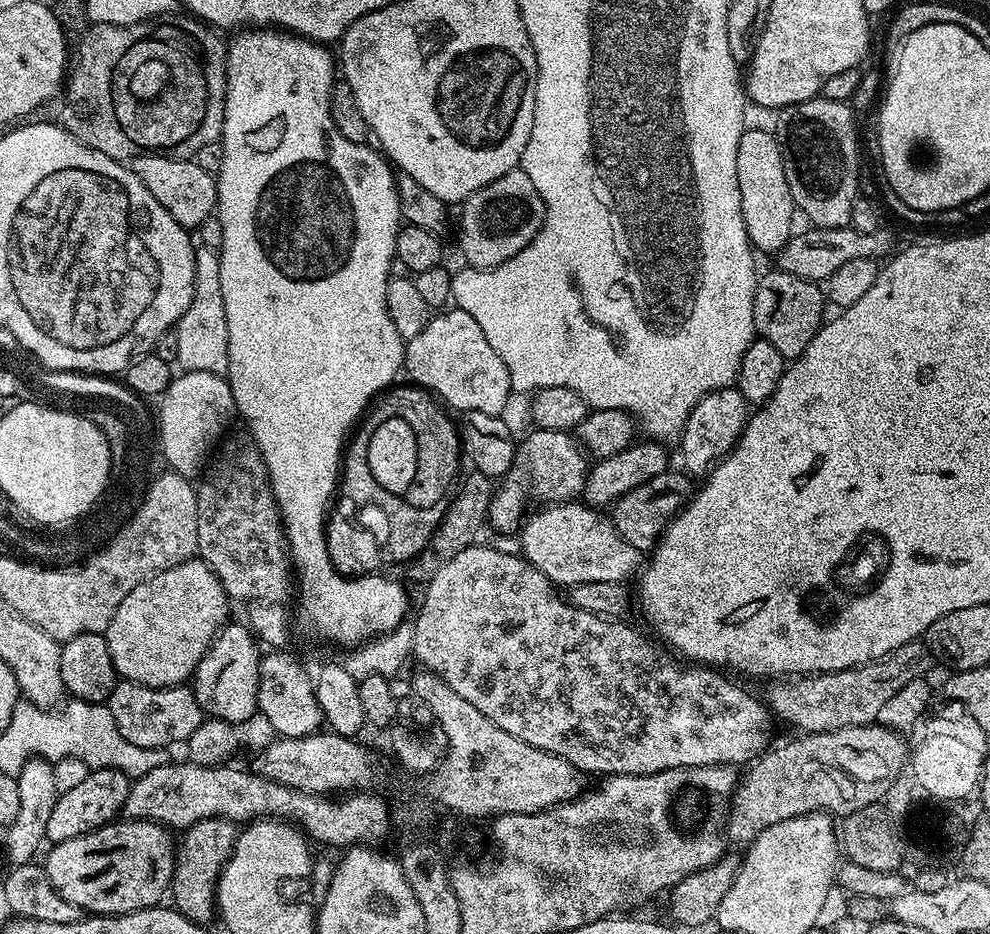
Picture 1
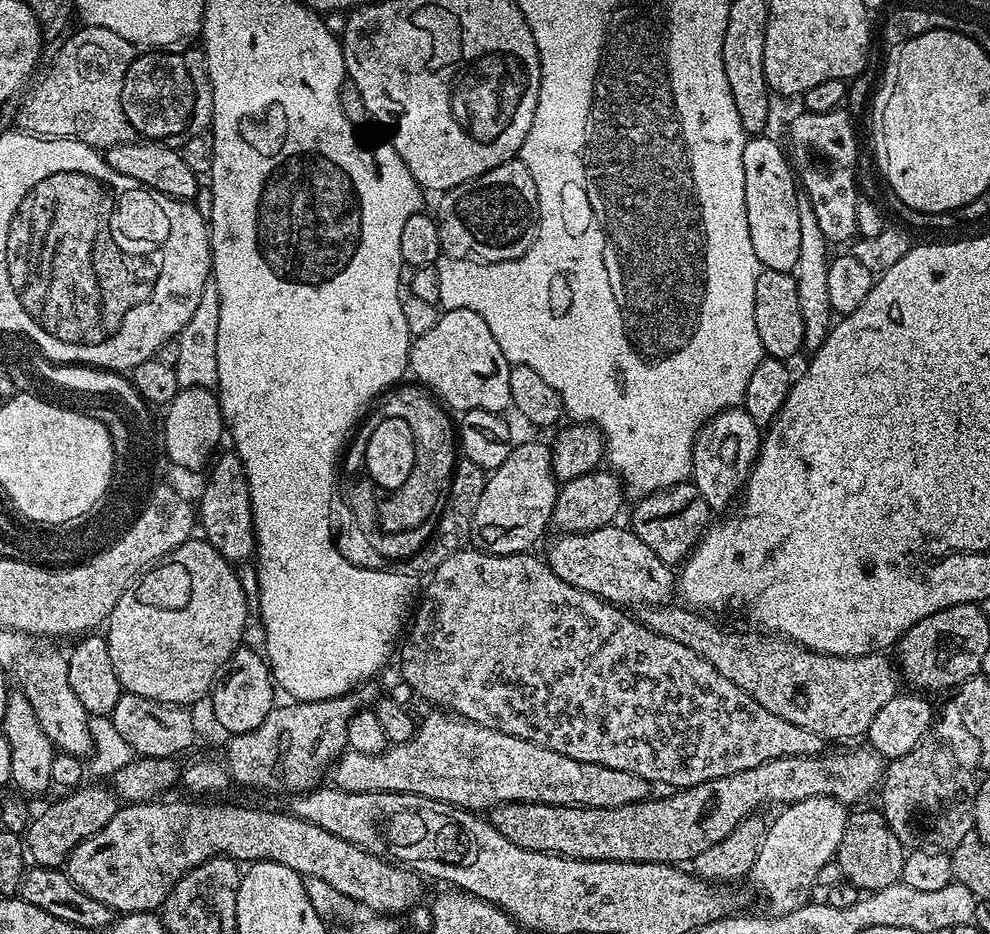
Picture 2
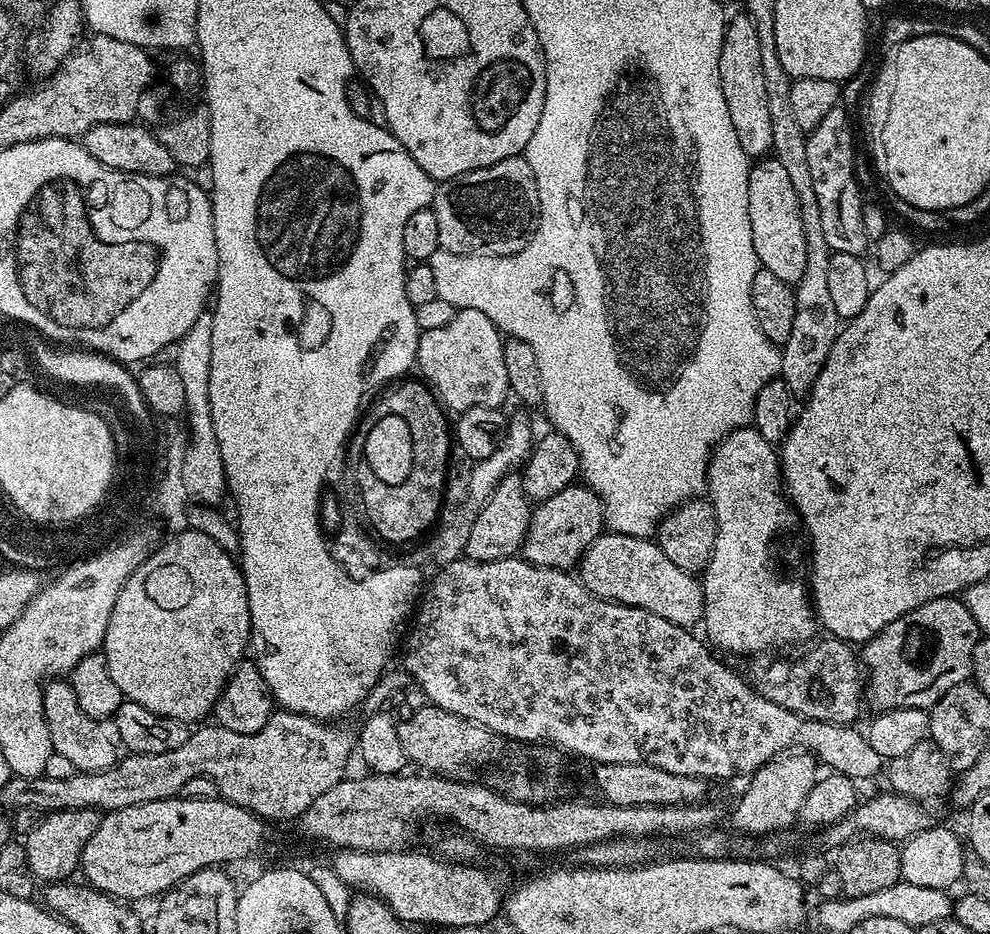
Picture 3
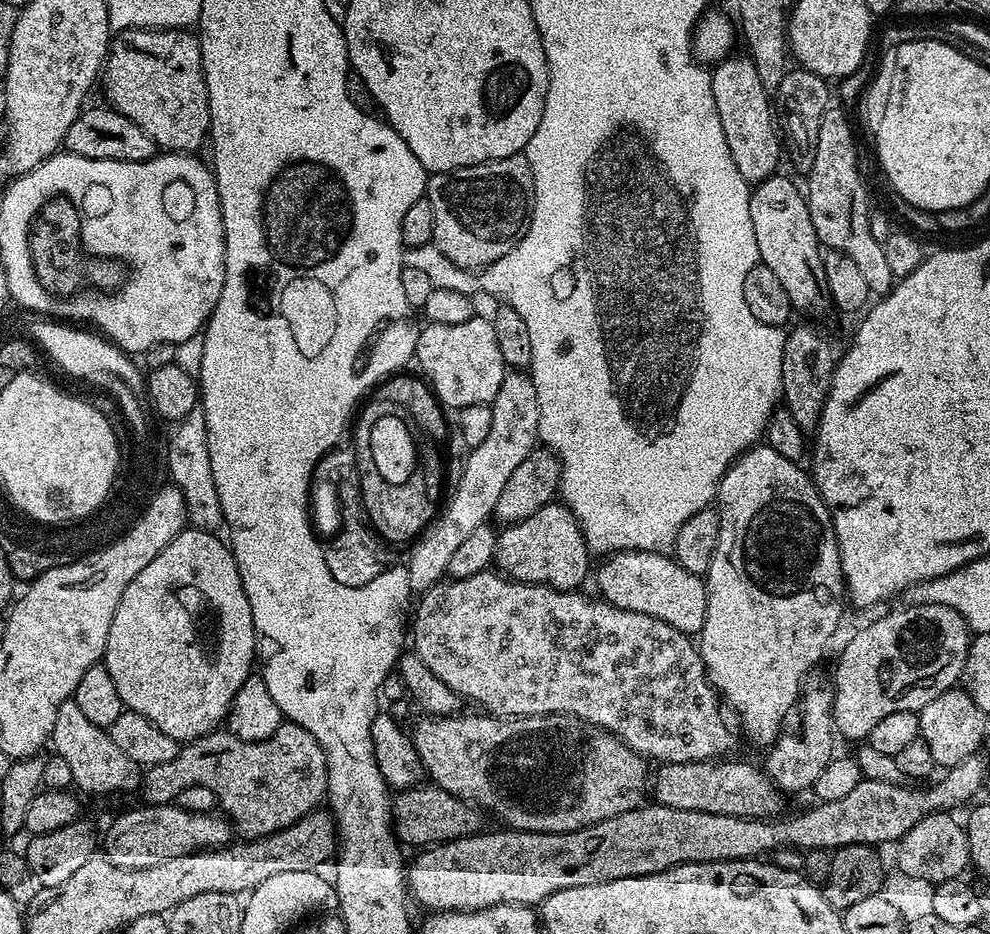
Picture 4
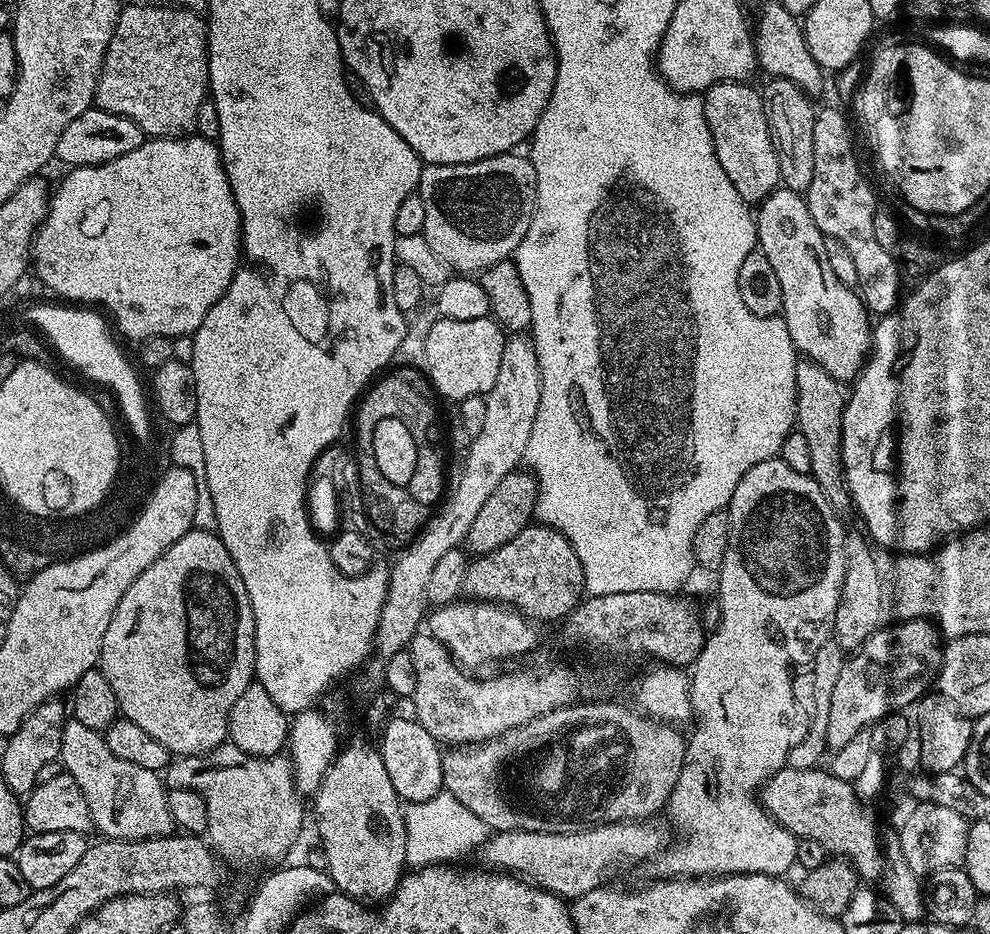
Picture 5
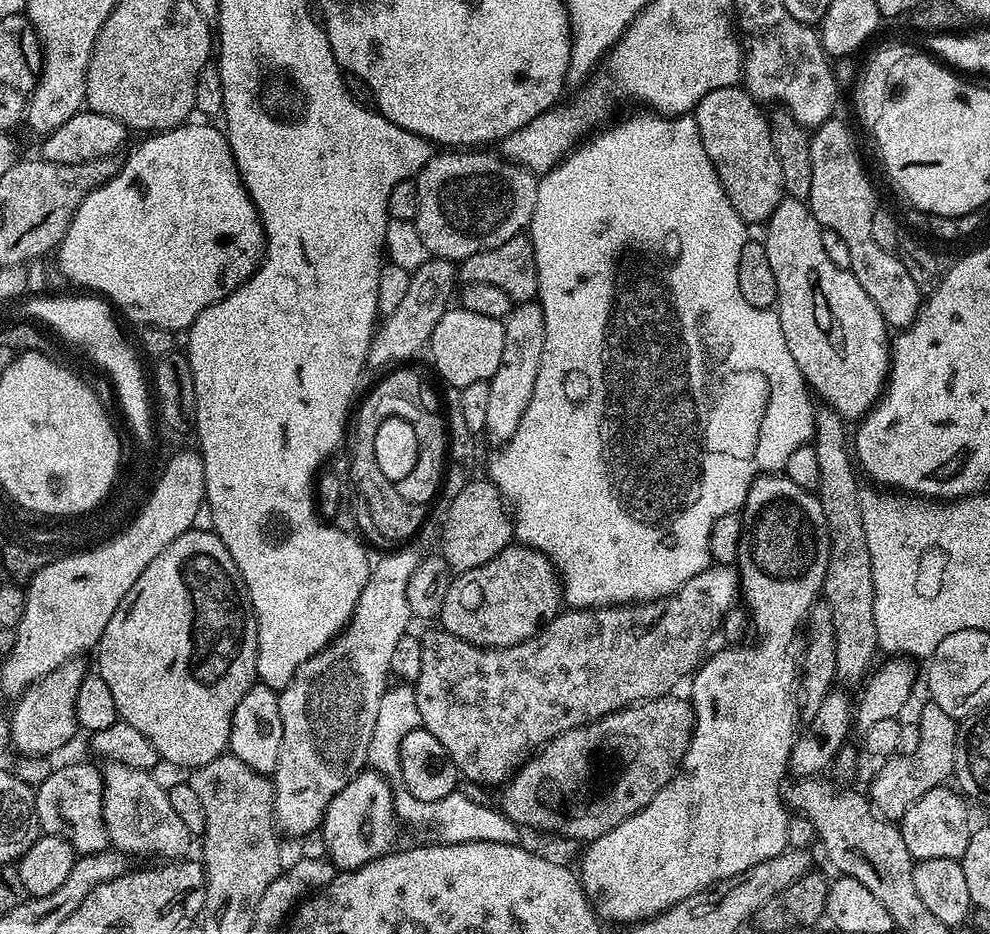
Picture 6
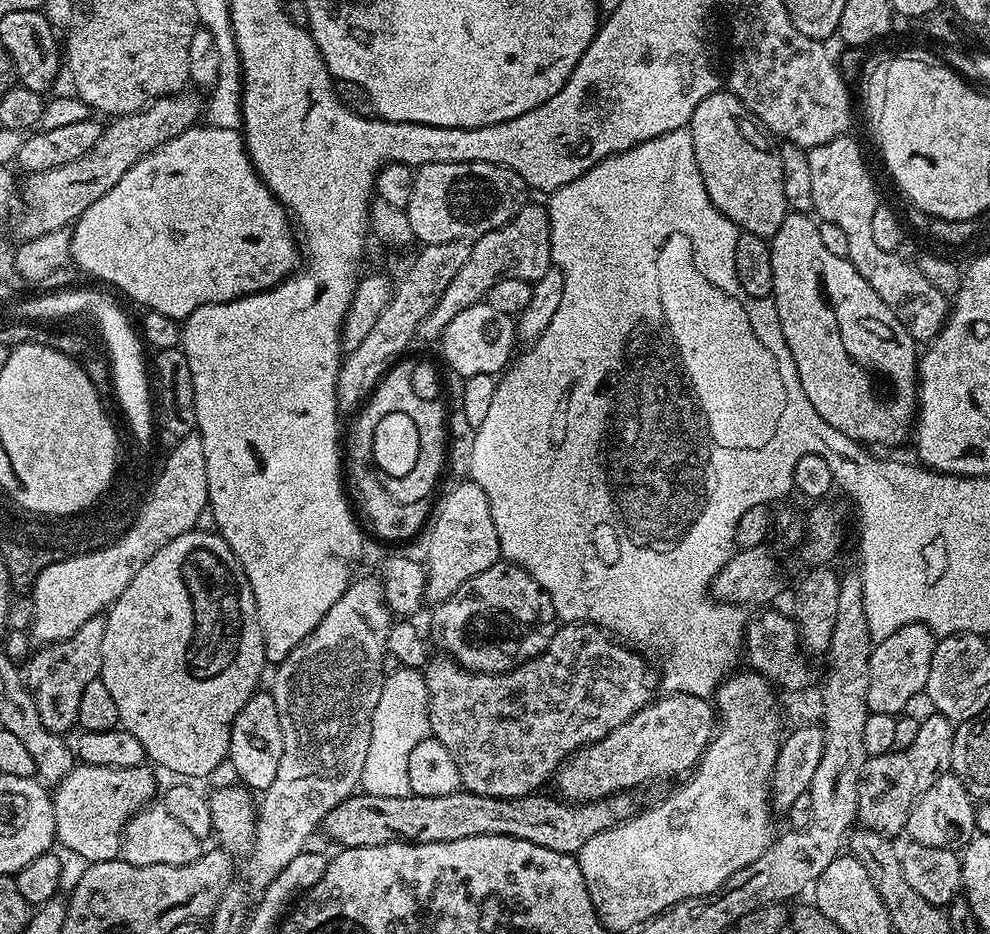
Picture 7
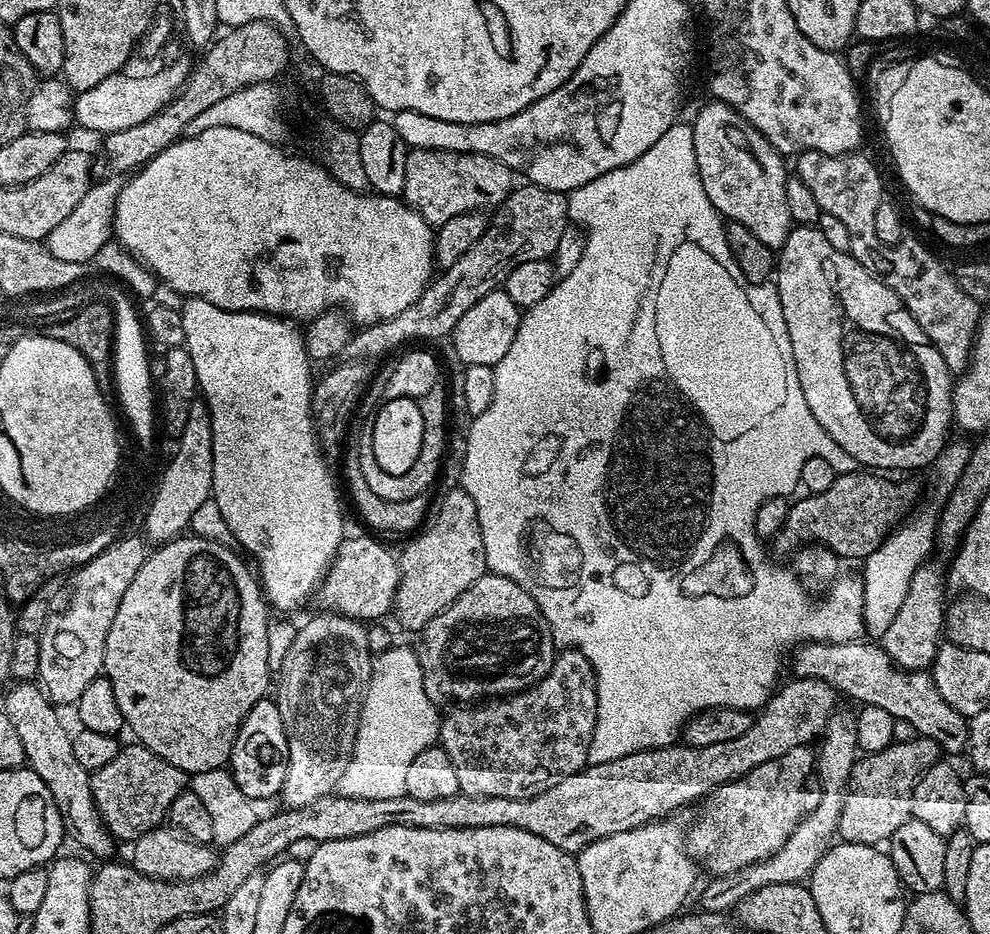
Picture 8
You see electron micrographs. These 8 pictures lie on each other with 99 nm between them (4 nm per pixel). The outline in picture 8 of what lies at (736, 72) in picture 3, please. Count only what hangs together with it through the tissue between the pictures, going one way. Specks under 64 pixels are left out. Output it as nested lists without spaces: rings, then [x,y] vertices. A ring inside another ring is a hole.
[[[708,102],[708,105],[691,121],[694,134],[694,158],[698,162],[698,174],[702,178],[702,190],[706,190],[706,198],[716,207],[725,221],[741,224],[758,238],[767,248],[779,250],[792,233],[793,222],[790,210],[786,207],[786,182],[789,169],[784,169],[785,157],[777,152],[776,147],[768,141],[754,126],[742,118],[728,104]]]

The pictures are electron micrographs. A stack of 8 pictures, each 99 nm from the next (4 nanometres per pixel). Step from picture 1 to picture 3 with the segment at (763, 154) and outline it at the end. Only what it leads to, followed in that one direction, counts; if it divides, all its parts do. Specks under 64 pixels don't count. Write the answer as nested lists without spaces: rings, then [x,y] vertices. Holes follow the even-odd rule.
[[[760,158],[748,170],[748,197],[750,198],[750,230],[754,234],[754,254],[760,260],[760,267],[770,270],[770,274],[782,278],[782,282],[795,285],[802,278],[806,268],[806,234],[802,234],[802,214],[798,210],[798,194],[786,175],[782,162],[774,158]]]

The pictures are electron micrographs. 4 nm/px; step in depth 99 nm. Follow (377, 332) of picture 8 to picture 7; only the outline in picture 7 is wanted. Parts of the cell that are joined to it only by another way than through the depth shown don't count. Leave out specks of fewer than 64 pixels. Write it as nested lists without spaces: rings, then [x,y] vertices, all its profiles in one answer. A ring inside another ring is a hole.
[[[525,202],[519,210],[502,226],[484,232],[468,249],[466,262],[462,262],[462,270],[454,274],[450,286],[436,300],[436,305],[430,314],[420,324],[418,329],[419,339],[439,341],[440,336],[450,326],[450,321],[462,310],[481,303],[495,284],[506,278],[518,278],[535,282],[541,280],[548,269],[553,267],[552,247],[550,246],[550,218],[548,209],[543,203],[531,204]]]

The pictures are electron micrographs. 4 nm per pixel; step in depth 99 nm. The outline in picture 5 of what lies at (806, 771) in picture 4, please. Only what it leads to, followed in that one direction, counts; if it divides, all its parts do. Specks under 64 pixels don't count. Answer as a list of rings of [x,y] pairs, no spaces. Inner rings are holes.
[[[829,640],[819,648],[811,662],[793,677],[792,689],[797,713],[799,716],[807,718],[806,734],[803,736],[802,742],[795,741],[788,752],[788,764],[793,768],[817,767],[823,752],[827,751],[825,736],[830,716],[831,695],[834,694],[835,683],[838,682],[845,659],[846,656],[840,644],[835,640]]]

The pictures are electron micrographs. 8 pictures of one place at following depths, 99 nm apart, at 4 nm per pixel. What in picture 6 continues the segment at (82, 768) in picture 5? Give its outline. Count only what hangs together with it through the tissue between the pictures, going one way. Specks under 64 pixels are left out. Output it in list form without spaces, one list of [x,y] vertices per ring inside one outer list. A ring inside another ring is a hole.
[[[111,762],[102,768],[104,781],[104,825],[108,831],[111,847],[129,857],[164,856],[160,858],[180,858],[194,843],[194,837],[178,814],[170,807],[168,788],[160,785],[152,777],[151,771],[131,768]]]

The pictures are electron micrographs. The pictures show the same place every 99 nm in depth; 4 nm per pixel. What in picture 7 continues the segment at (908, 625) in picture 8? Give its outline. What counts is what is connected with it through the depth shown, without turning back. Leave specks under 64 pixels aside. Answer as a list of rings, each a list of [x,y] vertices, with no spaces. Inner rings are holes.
[[[911,624],[902,626],[890,634],[890,638],[875,641],[870,654],[870,686],[868,687],[868,711],[885,712],[891,716],[903,713],[904,708],[916,695],[921,695],[926,686],[926,678],[930,678],[930,658],[934,658],[936,641],[938,637],[924,624]]]

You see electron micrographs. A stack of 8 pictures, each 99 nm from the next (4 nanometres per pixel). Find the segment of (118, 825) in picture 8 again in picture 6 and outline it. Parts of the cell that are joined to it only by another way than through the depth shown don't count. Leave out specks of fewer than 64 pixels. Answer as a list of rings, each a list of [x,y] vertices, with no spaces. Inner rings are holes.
[[[64,764],[53,767],[50,778],[34,789],[36,817],[41,833],[66,838],[77,854],[102,852],[109,847],[104,825],[104,781],[99,767],[92,764]]]

